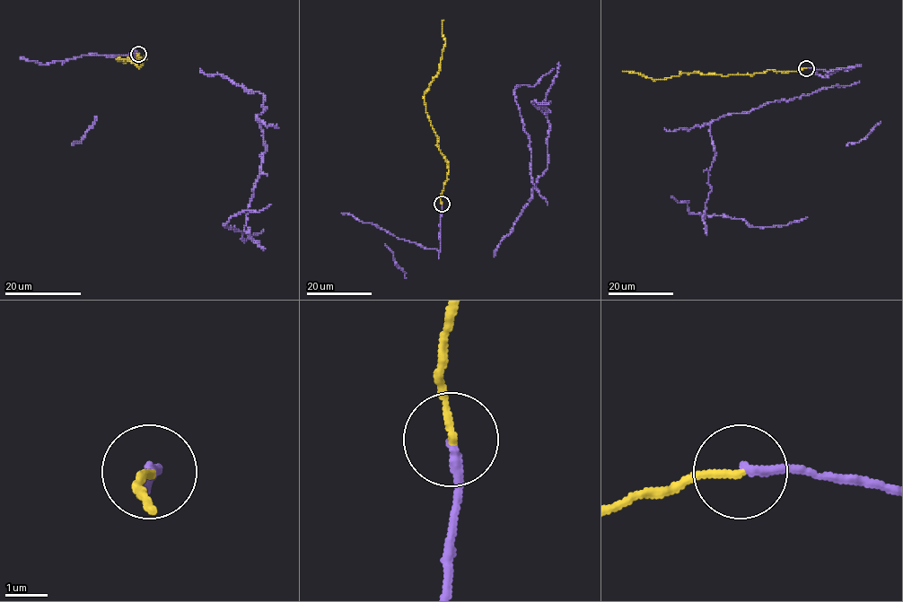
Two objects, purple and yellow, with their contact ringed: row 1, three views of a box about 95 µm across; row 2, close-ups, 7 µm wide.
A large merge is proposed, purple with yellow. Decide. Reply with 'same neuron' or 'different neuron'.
same neuron

